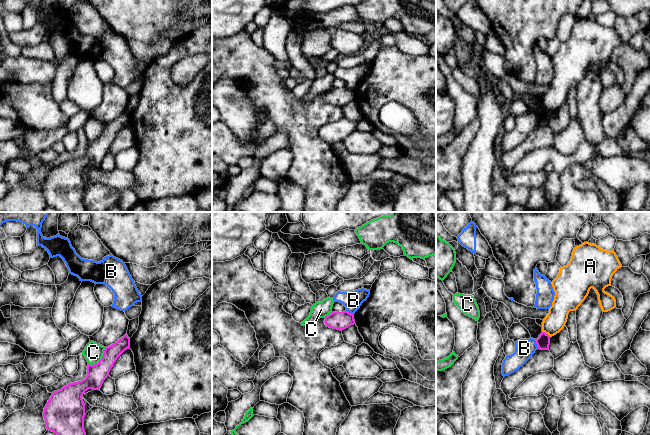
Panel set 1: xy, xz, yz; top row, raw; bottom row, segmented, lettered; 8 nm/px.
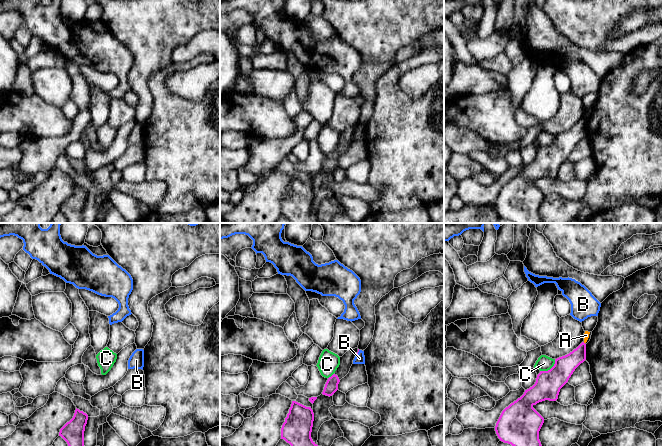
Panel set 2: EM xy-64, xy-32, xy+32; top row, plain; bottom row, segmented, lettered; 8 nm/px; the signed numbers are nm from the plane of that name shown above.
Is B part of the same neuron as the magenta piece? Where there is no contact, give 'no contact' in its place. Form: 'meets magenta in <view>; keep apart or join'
meets magenta in yz; keep apart

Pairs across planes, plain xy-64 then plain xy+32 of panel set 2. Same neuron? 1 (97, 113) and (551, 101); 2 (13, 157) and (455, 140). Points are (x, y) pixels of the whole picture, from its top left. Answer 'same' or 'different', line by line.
1: same
2: different

